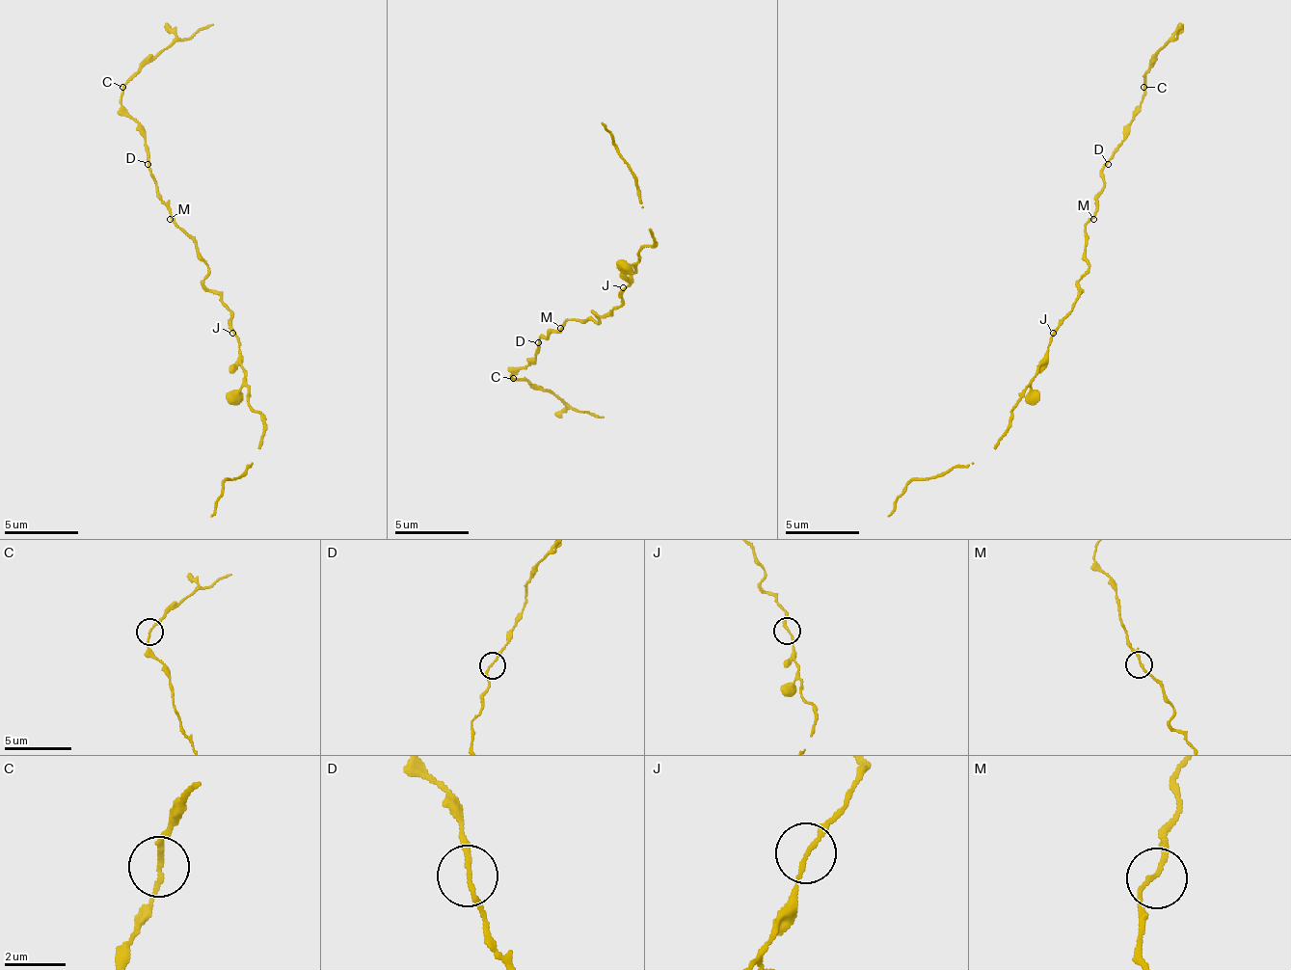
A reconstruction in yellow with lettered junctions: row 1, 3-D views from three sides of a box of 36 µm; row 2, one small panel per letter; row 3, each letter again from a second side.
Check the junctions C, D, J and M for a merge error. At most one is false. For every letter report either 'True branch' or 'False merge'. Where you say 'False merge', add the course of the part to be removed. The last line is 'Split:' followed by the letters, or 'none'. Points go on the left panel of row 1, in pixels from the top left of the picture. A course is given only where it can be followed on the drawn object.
C: False merge. Course of the part to remove: (121, 86), (170, 45), (214, 23)
D: True branch
J: True branch
M: True branch
Split: C

